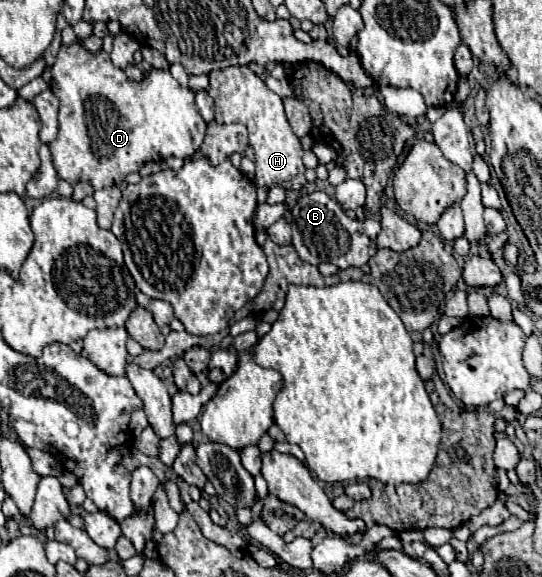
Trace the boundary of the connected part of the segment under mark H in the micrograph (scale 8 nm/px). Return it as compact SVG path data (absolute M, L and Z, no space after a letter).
M247 65L227 67L223 71L211 71L207 93L215 101L217 123L243 123L249 129L249 145L253 147L257 165L255 183L265 189L275 185L281 185L287 191L303 189L303 185L307 183L303 165L303 147L285 117L281 97L275 95L263 83L263 79L257 77Z

